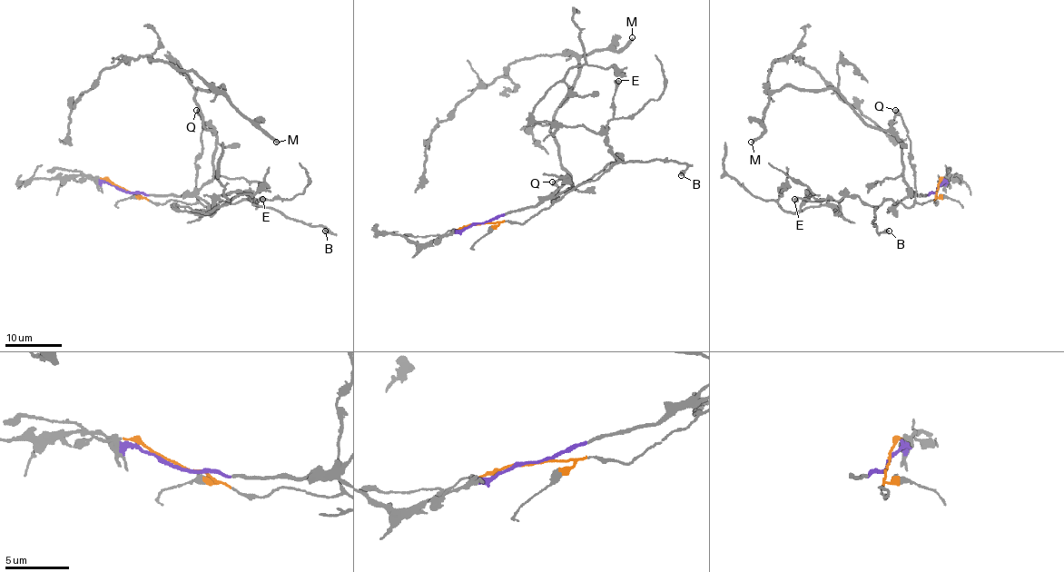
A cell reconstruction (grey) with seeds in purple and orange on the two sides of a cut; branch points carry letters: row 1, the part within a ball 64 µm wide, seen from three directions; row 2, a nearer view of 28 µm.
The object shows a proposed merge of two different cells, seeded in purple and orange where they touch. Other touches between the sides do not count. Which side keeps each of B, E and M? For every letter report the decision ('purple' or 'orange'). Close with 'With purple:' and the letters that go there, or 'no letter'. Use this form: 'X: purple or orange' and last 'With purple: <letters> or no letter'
B: orange
E: orange
M: purple
With purple: M

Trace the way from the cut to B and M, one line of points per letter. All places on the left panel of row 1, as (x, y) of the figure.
B: (123, 190), (153, 202), (211, 208), (251, 200), (326, 231)
M: (123, 190), (186, 195), (211, 178), (216, 136), (203, 125), (194, 100), (199, 88), (221, 87), (276, 142)

